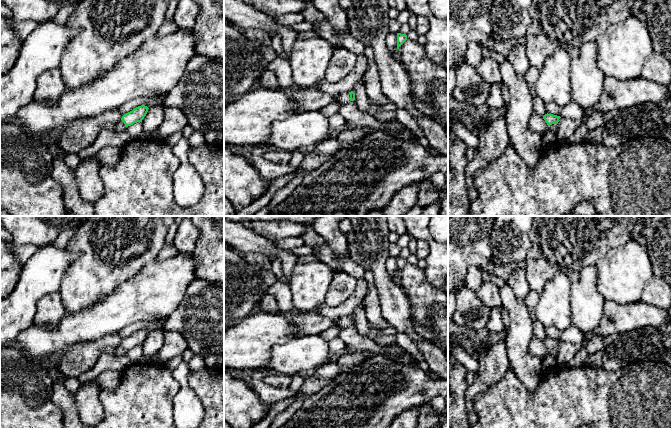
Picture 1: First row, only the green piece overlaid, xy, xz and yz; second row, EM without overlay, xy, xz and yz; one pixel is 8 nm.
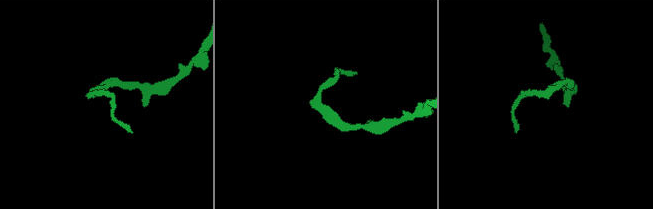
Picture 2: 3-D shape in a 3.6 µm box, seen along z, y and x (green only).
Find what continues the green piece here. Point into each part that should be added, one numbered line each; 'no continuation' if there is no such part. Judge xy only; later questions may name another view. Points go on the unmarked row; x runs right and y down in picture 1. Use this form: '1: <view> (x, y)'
1: xy (120, 350)

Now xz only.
1: xz (343, 322)

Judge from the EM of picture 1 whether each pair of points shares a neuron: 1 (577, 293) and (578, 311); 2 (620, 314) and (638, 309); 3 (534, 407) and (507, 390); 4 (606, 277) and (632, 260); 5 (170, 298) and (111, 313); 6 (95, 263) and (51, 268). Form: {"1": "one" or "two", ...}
{"1": "one", "2": "one", "3": "one", "4": "one", "5": "one", "6": "two"}

